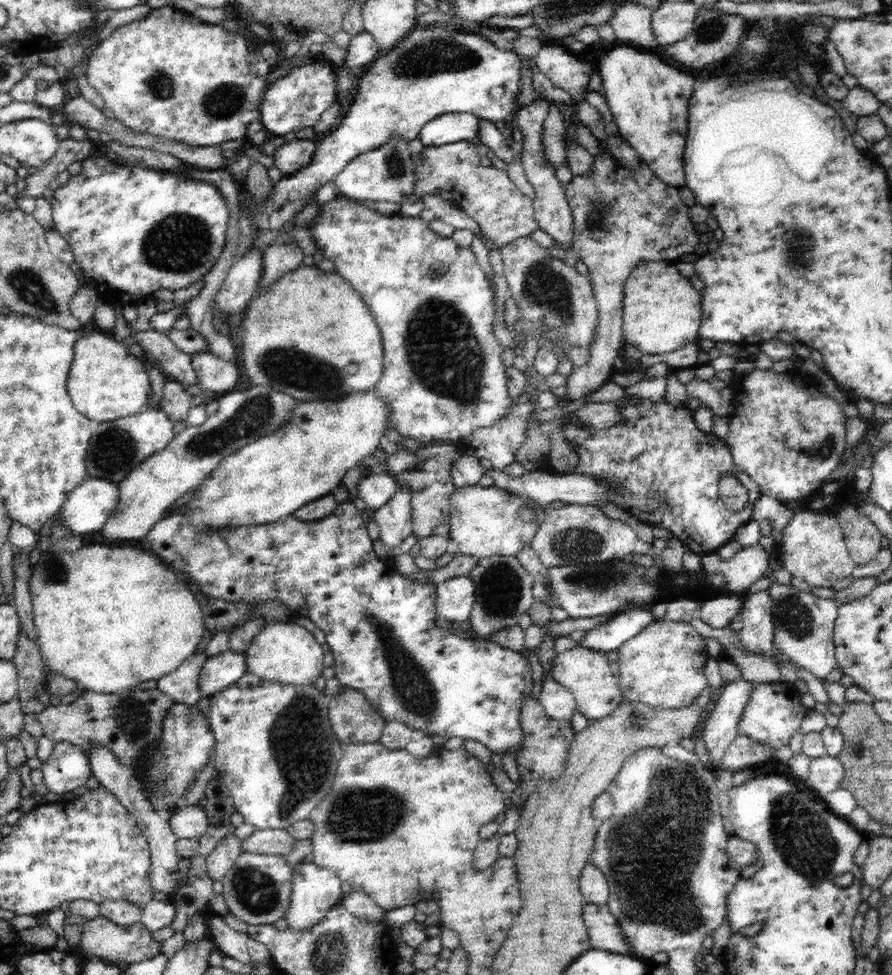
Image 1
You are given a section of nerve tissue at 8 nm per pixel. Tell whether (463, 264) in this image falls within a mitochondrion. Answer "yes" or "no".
no

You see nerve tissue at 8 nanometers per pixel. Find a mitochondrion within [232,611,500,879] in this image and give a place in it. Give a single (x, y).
(303, 749)

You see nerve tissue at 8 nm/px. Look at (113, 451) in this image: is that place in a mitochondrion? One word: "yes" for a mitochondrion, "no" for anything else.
yes

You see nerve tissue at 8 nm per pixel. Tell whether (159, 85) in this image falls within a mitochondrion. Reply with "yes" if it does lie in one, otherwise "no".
yes

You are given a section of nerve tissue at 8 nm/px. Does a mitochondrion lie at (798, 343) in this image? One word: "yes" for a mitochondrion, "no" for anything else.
no

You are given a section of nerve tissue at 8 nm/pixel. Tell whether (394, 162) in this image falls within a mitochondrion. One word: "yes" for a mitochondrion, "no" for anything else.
yes

